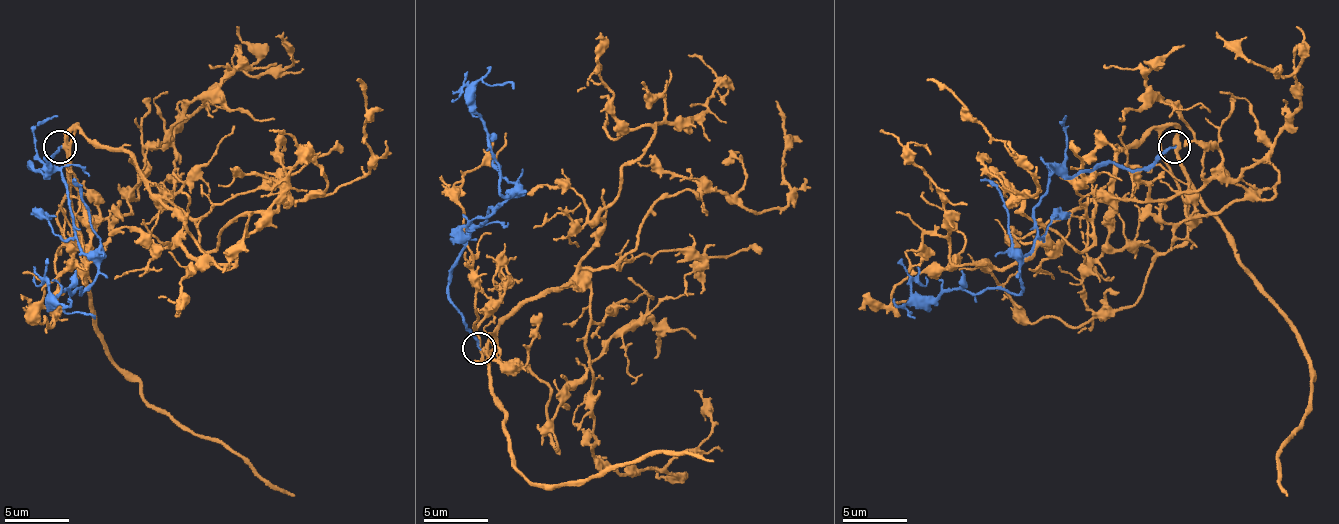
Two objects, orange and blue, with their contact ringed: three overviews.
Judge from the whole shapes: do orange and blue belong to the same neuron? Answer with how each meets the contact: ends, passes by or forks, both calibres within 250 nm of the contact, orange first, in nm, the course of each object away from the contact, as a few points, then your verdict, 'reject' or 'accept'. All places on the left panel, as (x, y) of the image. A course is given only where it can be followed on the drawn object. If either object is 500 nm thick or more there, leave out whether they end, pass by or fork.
orange passes by; blue ends there; 360 nm thick on the orange side, 180 nm on the other; orange runs (62, 146), (78, 126), (123, 149), (214, 249), (246, 214), (334, 194), (370, 168), (357, 78); blue runs (59, 146), (42, 168), (29, 165), (59, 172), (78, 246), (97, 269), (85, 291), (55, 301), (94, 317); accept

